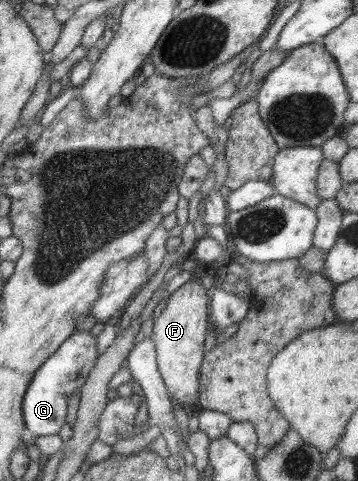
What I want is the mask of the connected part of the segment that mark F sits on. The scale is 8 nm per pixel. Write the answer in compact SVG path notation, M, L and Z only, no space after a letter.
M201 273L192 274L185 284L173 291L158 318L153 320L153 328L149 337L154 342L157 369L170 393L170 399L179 404L194 405L198 392L199 372L204 359L204 342L208 329L211 327L209 316L209 297L204 286L199 282Z

